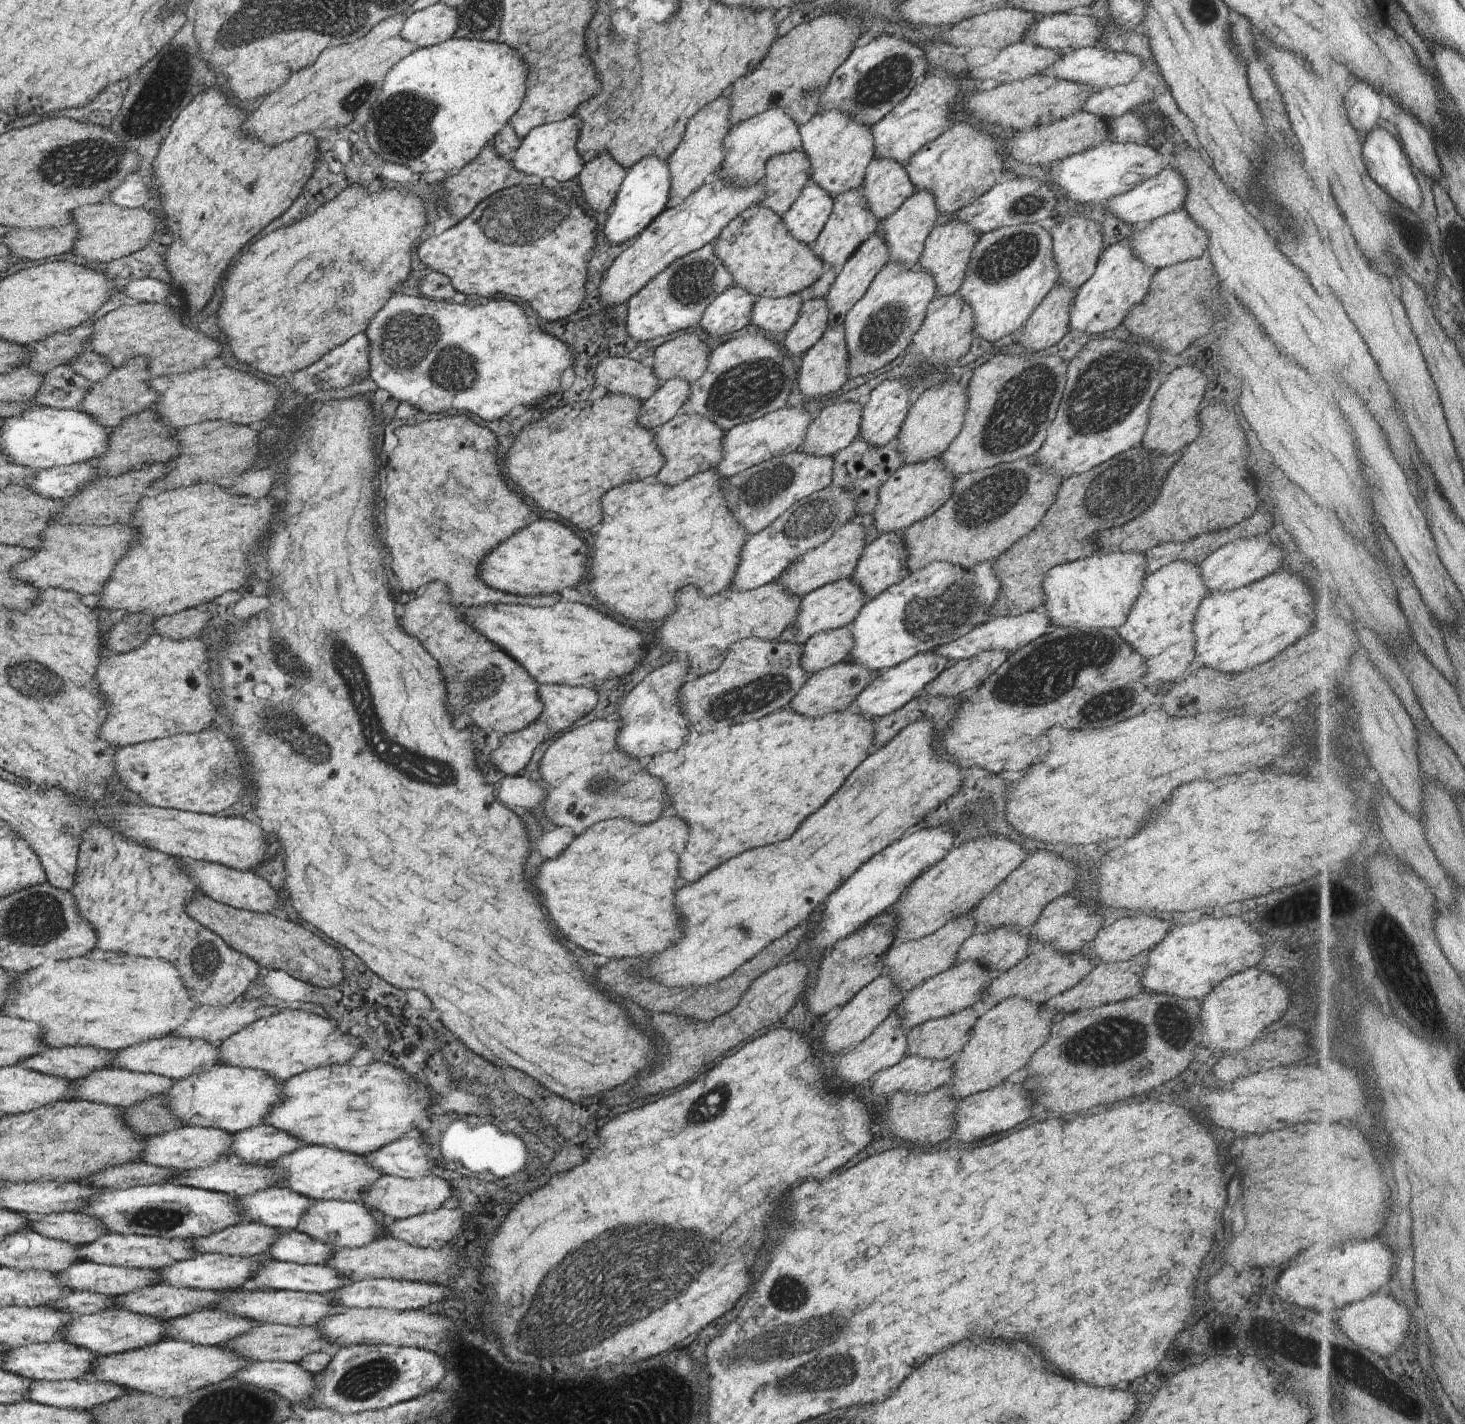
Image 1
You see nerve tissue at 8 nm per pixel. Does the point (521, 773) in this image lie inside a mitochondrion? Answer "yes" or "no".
no

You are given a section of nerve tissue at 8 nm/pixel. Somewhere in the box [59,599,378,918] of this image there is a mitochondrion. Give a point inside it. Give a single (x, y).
(277, 718)

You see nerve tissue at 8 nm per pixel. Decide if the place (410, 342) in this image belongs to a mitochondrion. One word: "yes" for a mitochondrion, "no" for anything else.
yes

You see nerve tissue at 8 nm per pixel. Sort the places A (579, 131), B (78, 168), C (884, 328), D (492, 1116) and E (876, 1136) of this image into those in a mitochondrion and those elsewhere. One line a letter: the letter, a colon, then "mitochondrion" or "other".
A: other
B: mitochondrion
C: mitochondrion
D: other
E: other

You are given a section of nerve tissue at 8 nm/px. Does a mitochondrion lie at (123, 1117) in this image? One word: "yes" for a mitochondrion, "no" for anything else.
no

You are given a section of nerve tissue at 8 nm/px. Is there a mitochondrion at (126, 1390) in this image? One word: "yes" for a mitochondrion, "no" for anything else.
no

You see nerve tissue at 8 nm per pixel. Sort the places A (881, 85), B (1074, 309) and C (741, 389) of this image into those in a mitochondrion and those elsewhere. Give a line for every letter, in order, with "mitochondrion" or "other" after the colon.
A: mitochondrion
B: other
C: mitochondrion

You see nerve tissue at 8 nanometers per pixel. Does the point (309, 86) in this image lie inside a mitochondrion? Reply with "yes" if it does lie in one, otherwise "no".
no

